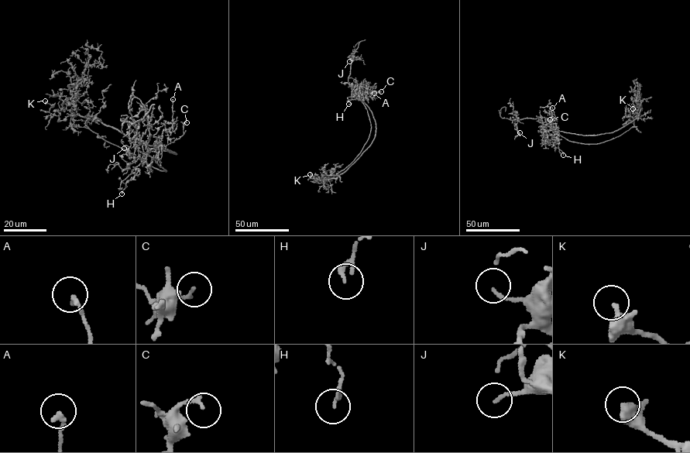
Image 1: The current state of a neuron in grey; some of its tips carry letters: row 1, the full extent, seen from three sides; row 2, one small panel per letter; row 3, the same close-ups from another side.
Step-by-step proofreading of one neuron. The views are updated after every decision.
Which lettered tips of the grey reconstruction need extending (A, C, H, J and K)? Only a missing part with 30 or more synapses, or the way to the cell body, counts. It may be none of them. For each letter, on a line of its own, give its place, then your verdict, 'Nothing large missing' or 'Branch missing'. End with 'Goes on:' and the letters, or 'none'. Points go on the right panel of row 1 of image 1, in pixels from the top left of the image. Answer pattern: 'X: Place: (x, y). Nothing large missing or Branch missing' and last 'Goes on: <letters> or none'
A: Place: (552, 108). Nothing large missing
C: Place: (550, 119). Nothing large missing
H: Place: (563, 155). Nothing large missing
J: Place: (520, 132). Nothing large missing
K: Place: (633, 108). Nothing large missing
Goes on: none

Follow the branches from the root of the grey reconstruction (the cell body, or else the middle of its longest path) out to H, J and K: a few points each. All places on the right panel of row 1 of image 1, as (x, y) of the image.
H: (565, 132), (556, 131), (558, 149), (563, 155)
J: (565, 132), (557, 131), (544, 118), (519, 119), (516, 128), (520, 132)
K: (565, 132), (597, 135), (613, 132), (639, 115), (638, 118), (637, 113), (633, 108)

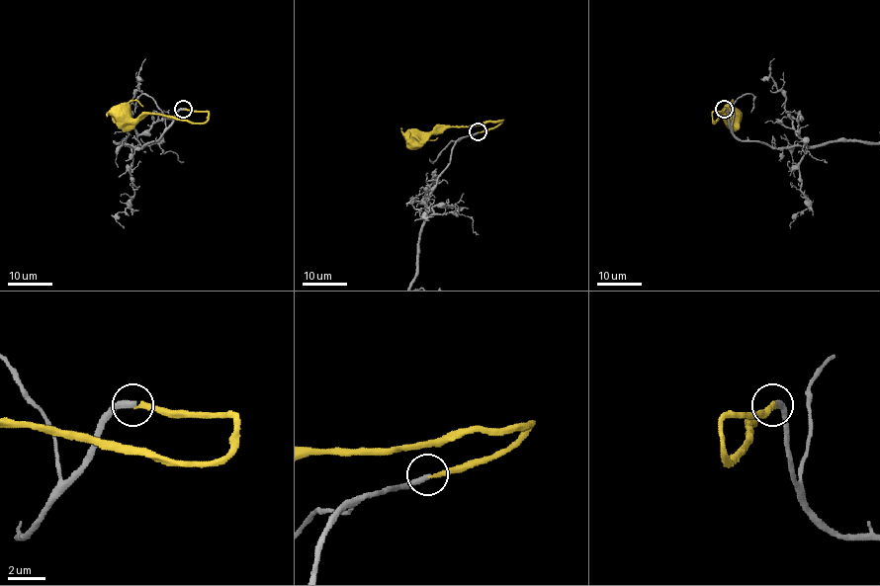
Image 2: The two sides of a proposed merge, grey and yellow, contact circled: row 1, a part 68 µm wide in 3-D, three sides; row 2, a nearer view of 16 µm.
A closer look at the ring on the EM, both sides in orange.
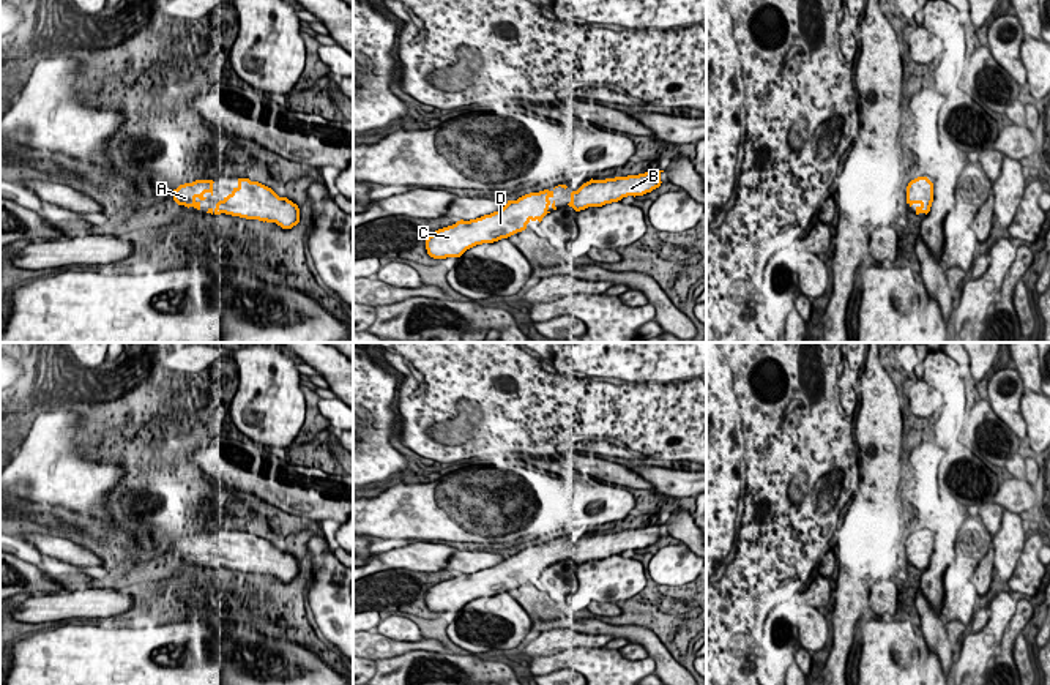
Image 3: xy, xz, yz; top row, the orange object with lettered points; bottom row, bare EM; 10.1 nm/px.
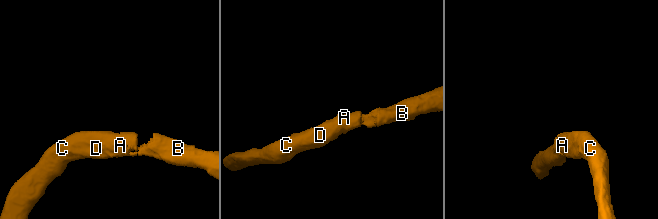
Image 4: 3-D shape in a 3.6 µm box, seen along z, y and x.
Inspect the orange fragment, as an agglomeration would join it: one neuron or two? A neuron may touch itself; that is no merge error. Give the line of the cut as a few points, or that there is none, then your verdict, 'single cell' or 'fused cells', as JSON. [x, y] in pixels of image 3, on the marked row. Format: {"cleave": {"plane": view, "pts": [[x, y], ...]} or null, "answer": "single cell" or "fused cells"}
{"cleave": null, "answer": "single cell"}

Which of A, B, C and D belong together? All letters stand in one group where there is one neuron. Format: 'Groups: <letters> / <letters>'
Groups: A B C D

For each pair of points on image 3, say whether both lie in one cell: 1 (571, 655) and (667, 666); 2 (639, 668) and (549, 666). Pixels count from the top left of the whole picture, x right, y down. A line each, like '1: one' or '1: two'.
1: two
2: one

